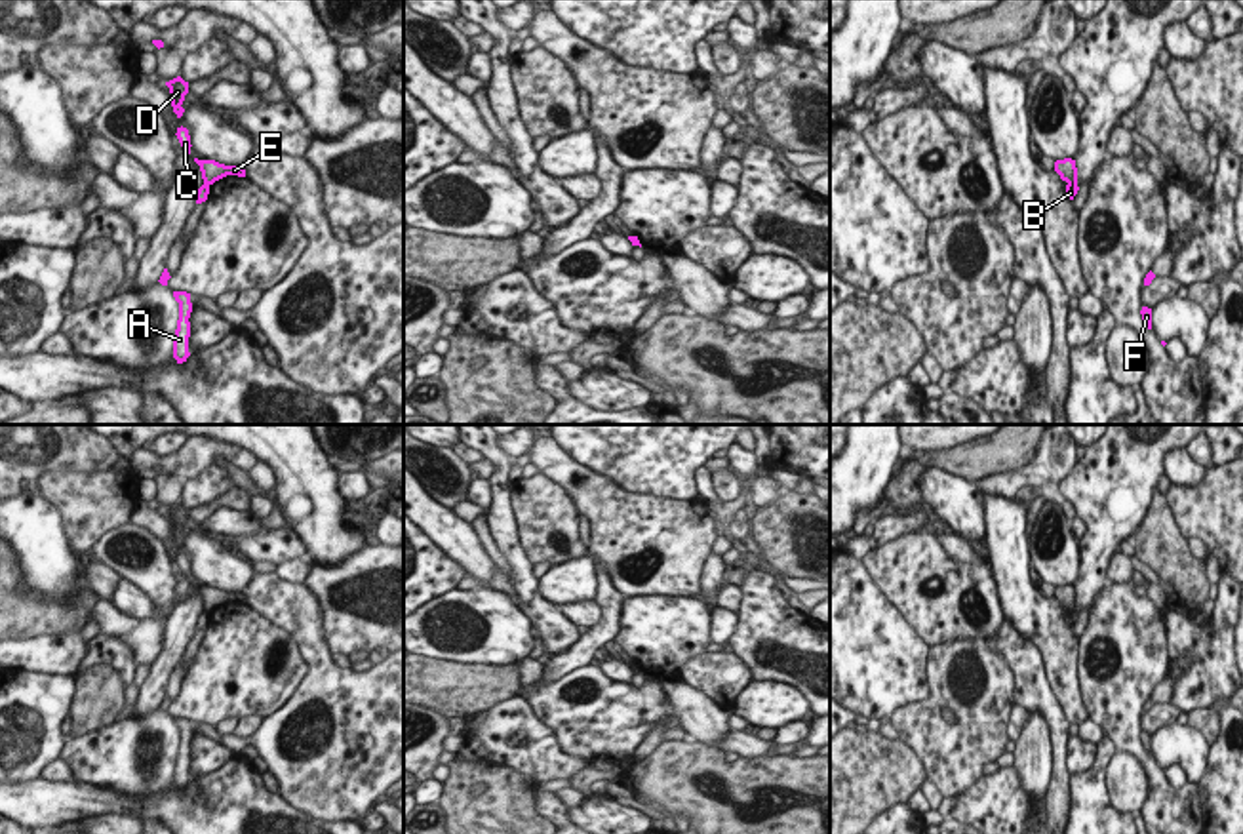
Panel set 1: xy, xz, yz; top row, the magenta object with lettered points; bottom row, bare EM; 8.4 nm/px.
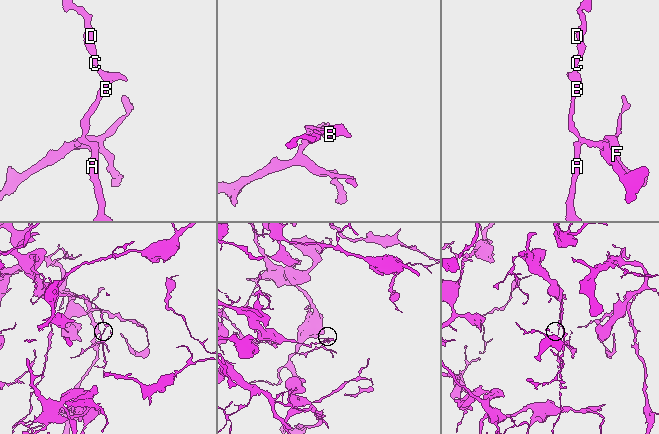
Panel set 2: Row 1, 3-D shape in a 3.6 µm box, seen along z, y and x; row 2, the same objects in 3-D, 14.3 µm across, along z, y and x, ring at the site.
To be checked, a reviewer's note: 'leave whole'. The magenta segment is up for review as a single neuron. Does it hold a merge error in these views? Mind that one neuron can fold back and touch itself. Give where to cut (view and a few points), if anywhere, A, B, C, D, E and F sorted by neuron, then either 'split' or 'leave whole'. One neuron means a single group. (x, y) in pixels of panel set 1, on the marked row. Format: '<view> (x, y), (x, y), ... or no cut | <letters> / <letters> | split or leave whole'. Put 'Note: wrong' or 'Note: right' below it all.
yz (1068, 183), (1076, 185) | A B F / C D E | split
Note: wrong

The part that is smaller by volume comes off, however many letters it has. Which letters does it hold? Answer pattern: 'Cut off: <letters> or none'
Cut off: A, B, F

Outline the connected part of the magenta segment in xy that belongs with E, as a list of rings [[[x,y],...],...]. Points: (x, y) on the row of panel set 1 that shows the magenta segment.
[[[194,158],[194,162],[200,166],[202,179],[207,187],[227,175],[246,177],[246,169],[242,166],[225,166],[215,160],[198,160],[198,158]]]

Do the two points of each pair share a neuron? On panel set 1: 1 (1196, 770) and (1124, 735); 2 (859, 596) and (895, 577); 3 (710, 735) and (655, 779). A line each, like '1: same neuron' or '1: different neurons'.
1: different neurons
2: different neurons
3: different neurons

